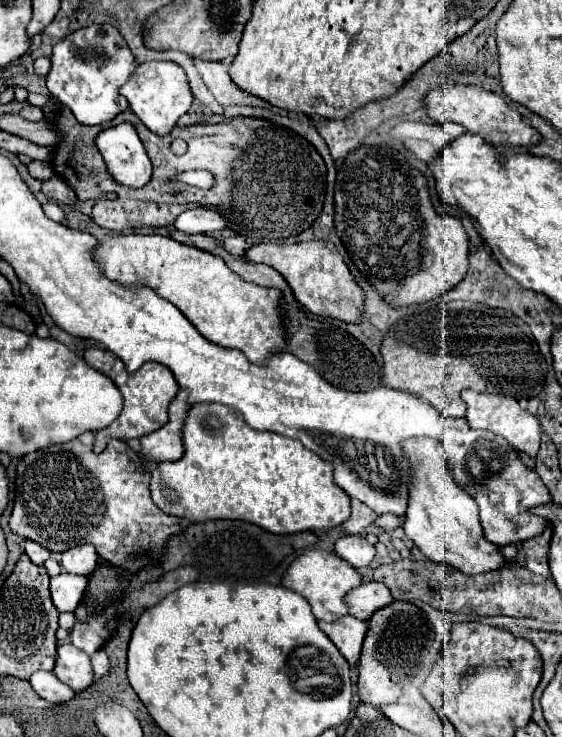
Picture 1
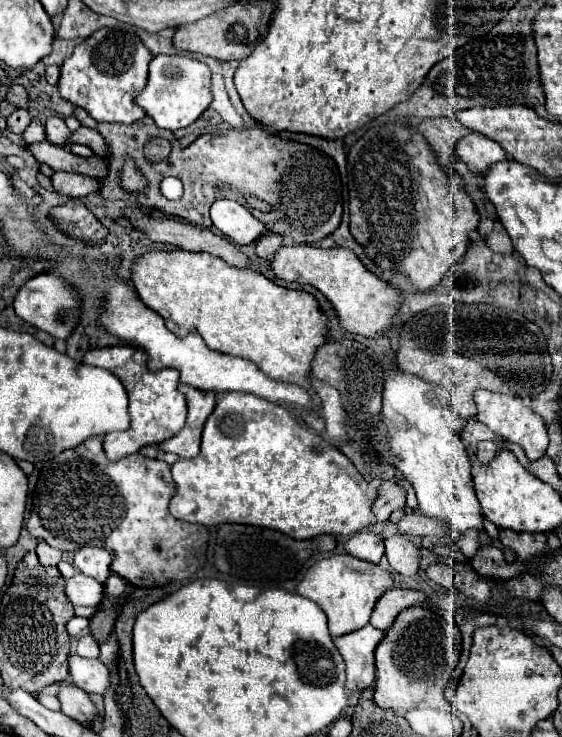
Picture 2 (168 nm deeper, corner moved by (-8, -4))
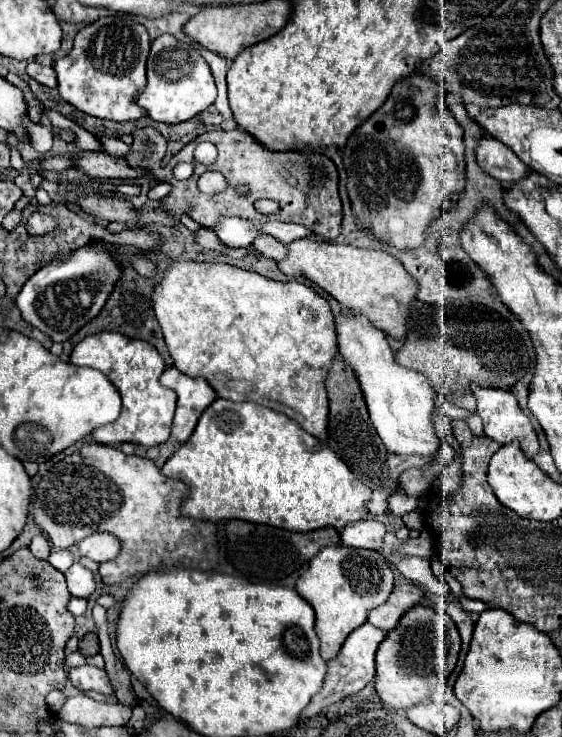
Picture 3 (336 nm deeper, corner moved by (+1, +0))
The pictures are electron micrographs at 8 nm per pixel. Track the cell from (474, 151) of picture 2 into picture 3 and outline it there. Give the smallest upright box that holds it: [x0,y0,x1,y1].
[476,137,530,187]

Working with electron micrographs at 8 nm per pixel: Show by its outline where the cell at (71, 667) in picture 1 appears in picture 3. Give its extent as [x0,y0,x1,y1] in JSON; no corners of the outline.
[68,665,114,695]

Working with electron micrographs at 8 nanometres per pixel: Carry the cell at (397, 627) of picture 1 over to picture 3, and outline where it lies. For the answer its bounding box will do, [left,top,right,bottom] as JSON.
[376,605,460,709]

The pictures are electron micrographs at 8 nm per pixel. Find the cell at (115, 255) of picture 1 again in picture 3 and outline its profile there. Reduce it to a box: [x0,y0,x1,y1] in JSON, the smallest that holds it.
[152,261,338,439]

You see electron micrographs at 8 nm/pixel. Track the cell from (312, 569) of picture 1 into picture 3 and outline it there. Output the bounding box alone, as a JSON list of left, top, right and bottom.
[296,547,394,661]

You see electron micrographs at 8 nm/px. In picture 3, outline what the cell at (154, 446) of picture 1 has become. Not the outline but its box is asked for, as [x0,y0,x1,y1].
[160,365,218,443]

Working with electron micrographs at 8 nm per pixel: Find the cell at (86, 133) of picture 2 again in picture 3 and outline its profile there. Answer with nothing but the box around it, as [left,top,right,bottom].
[100,139,130,157]

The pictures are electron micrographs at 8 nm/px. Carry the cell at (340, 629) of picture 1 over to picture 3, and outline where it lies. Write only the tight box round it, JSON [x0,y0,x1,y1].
[300,623,386,721]

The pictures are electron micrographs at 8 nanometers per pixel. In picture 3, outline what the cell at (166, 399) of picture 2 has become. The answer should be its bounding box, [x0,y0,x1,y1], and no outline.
[70,331,176,445]

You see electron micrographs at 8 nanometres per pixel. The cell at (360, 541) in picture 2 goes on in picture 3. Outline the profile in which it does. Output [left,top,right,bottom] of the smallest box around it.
[342,519,386,549]

